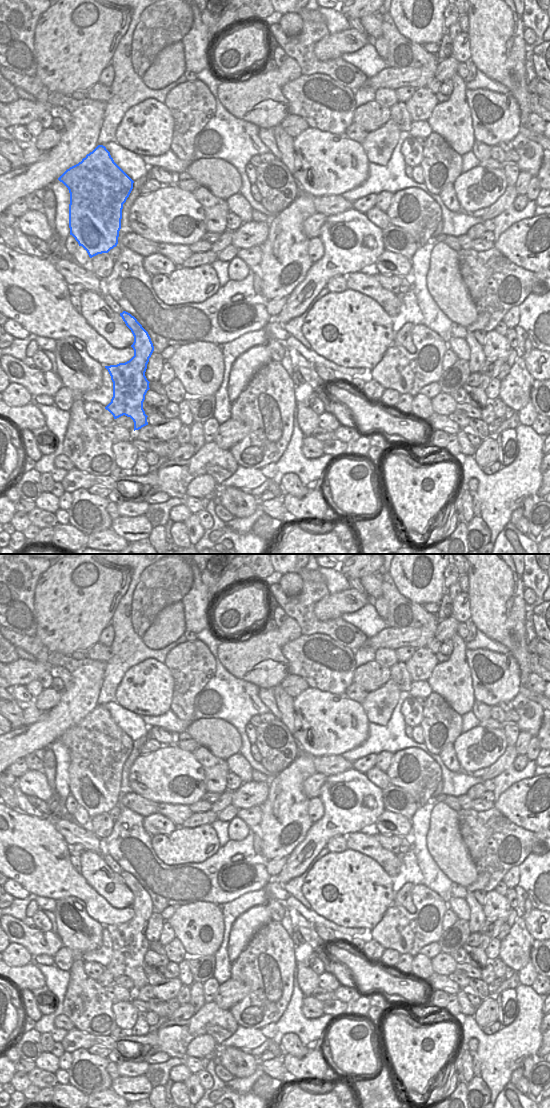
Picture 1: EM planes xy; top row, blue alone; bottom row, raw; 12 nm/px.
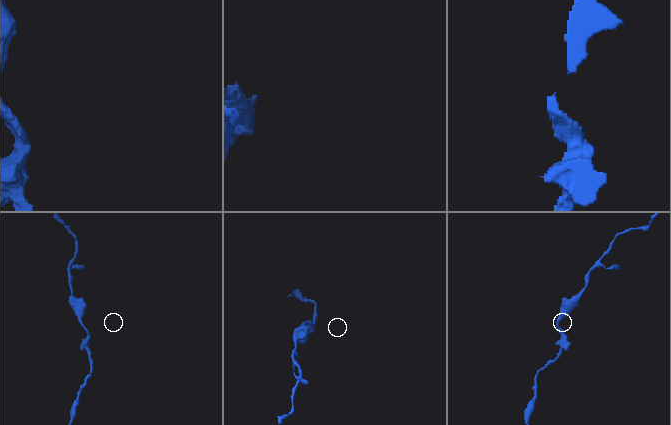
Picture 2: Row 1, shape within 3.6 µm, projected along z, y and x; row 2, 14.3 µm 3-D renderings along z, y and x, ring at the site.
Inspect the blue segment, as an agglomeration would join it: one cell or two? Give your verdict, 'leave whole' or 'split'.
leave whole

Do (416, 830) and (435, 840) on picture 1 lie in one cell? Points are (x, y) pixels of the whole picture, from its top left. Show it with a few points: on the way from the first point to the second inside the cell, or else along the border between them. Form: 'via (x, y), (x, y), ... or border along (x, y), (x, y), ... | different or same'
border along (430, 812), (426, 848), (432, 858) | different

